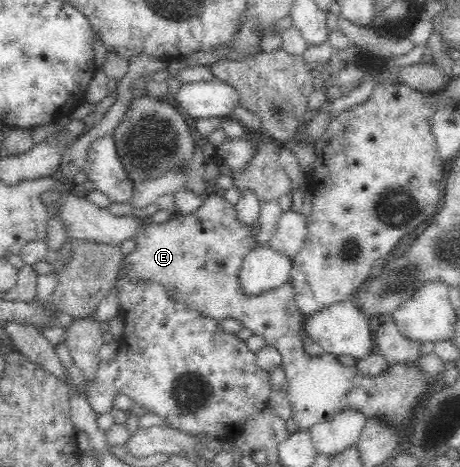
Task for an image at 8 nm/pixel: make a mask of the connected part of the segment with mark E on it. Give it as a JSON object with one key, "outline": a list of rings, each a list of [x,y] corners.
{"outline":[[[81,190],[72,191],[65,196],[61,212],[63,212],[66,234],[73,240],[88,242],[123,242],[130,238],[135,240],[136,248],[120,260],[116,278],[128,279],[134,283],[158,283],[175,306],[182,305],[188,311],[194,311],[198,315],[215,321],[234,318],[244,328],[248,328],[252,334],[262,335],[266,344],[276,348],[281,354],[281,367],[289,382],[288,394],[293,420],[298,431],[308,431],[312,425],[329,421],[341,412],[356,411],[362,414],[366,422],[382,423],[386,430],[394,431],[399,445],[404,442],[404,436],[409,438],[417,412],[425,407],[430,396],[442,385],[439,376],[432,377],[423,372],[424,363],[421,359],[388,364],[380,373],[370,377],[359,373],[354,365],[342,364],[337,356],[330,353],[323,352],[318,356],[308,356],[301,345],[303,339],[302,314],[295,301],[296,289],[291,279],[281,284],[277,291],[266,292],[258,296],[246,296],[238,290],[238,275],[236,274],[238,274],[238,268],[242,266],[243,257],[254,248],[250,238],[256,224],[250,228],[238,225],[238,221],[234,219],[234,207],[220,192],[212,191],[204,196],[204,199],[202,206],[192,214],[178,215],[164,223],[150,223],[147,226],[141,226],[140,220],[133,216],[119,217],[111,214],[108,209],[100,208],[97,204],[90,202]]]}

